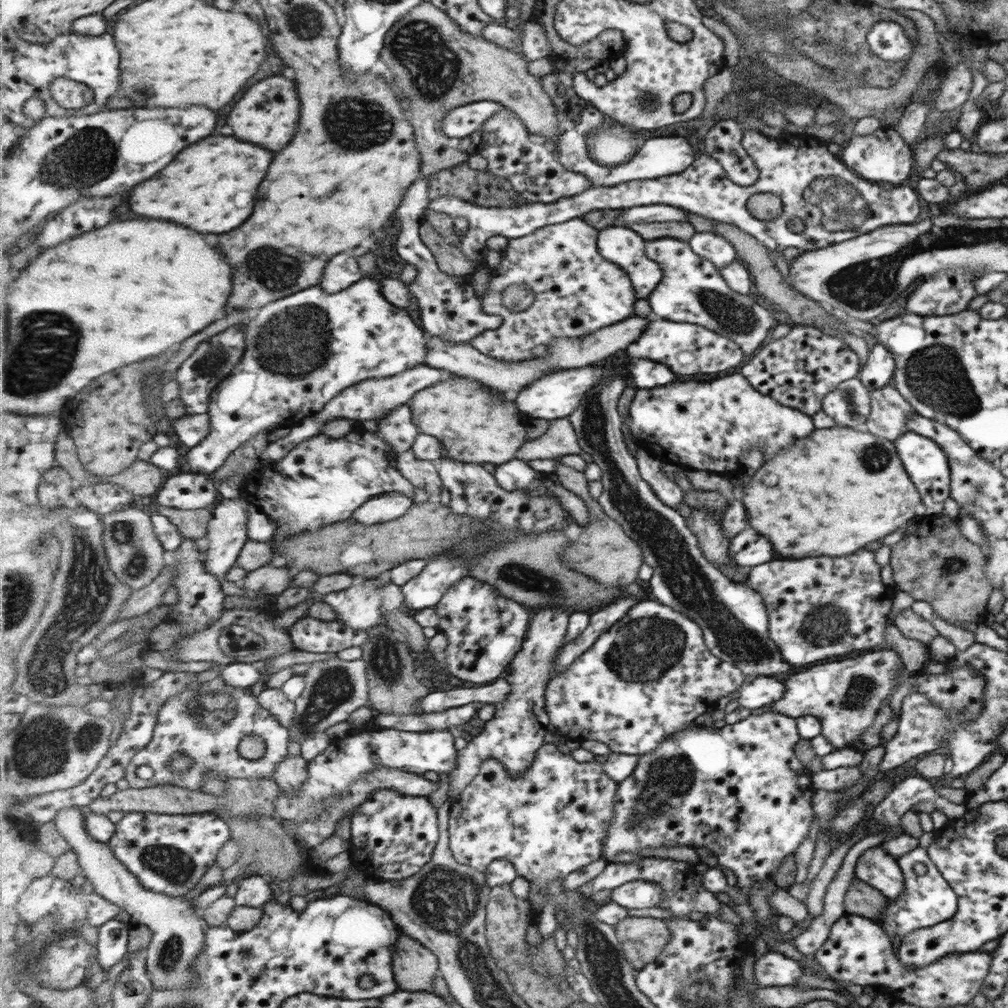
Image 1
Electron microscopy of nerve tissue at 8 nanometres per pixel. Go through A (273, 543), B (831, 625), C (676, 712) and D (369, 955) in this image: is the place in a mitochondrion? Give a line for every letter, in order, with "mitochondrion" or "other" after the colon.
A: other
B: mitochondrion
C: other
D: other

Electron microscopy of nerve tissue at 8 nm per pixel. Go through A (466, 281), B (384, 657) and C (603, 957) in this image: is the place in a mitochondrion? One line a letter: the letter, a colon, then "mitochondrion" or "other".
A: other
B: mitochondrion
C: mitochondrion

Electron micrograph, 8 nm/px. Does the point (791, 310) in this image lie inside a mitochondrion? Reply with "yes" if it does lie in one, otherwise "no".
no

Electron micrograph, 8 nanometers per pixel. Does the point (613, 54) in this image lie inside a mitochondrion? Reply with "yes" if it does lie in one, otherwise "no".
no

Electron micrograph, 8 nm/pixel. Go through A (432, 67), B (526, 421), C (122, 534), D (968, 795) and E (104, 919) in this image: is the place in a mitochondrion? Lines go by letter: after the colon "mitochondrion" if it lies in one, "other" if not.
A: mitochondrion
B: other
C: mitochondrion
D: other
E: other

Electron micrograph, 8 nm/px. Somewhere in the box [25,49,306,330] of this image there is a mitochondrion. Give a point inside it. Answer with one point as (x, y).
(90, 156)

